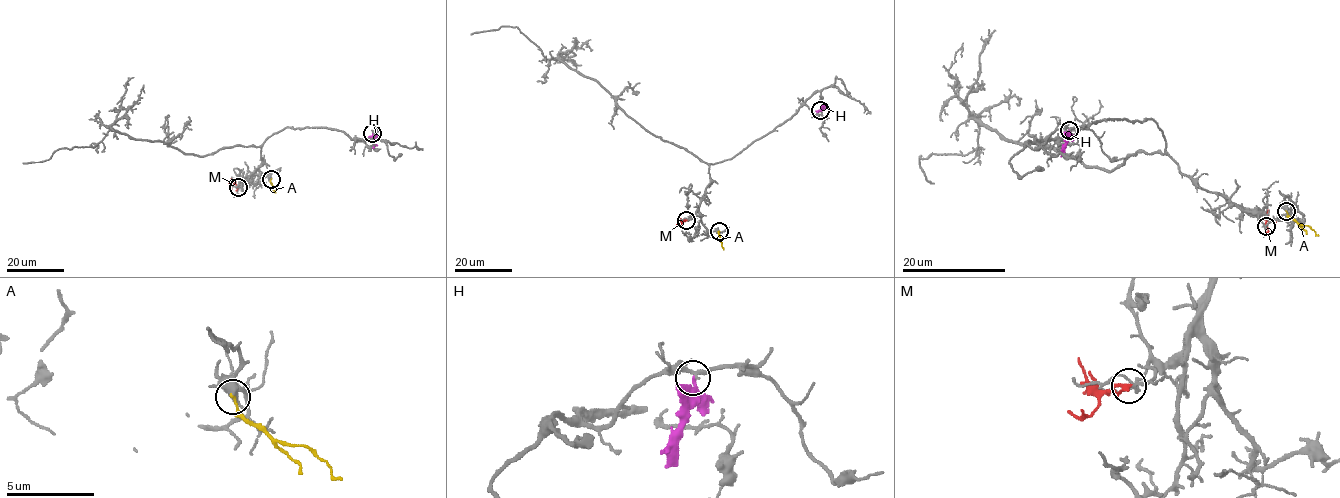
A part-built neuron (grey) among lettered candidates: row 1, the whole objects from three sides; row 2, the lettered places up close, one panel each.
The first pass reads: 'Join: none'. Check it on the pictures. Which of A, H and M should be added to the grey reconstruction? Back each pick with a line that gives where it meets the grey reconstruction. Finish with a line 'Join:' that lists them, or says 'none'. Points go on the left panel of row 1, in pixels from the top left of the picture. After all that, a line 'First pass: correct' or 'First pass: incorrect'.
M: meets grey at (238, 187)
Join: M
First pass: incorrect

